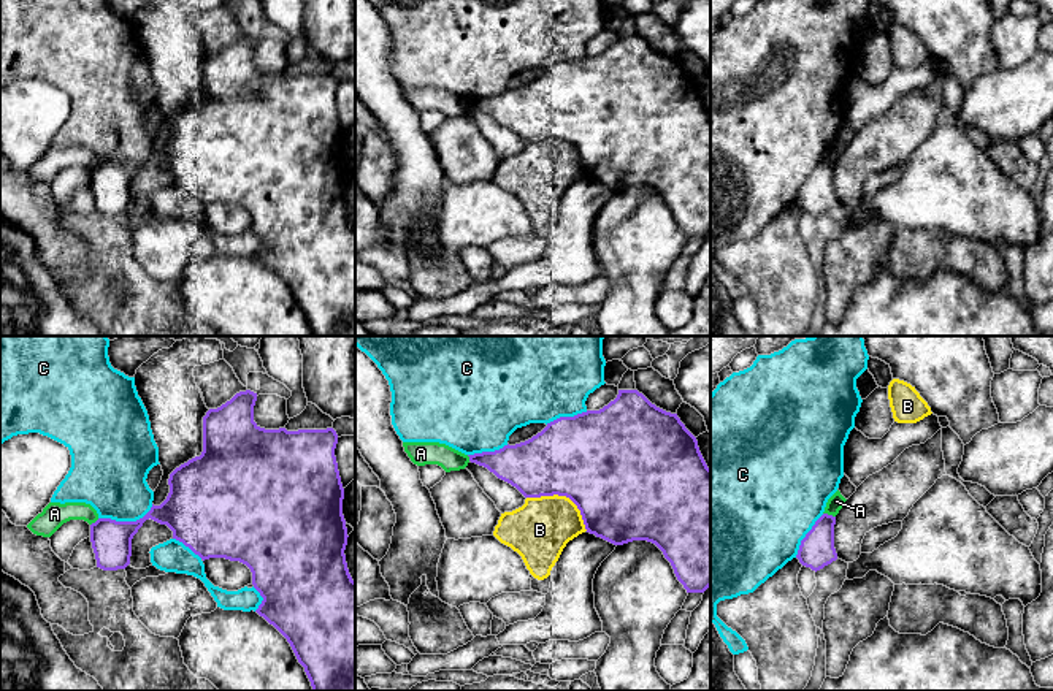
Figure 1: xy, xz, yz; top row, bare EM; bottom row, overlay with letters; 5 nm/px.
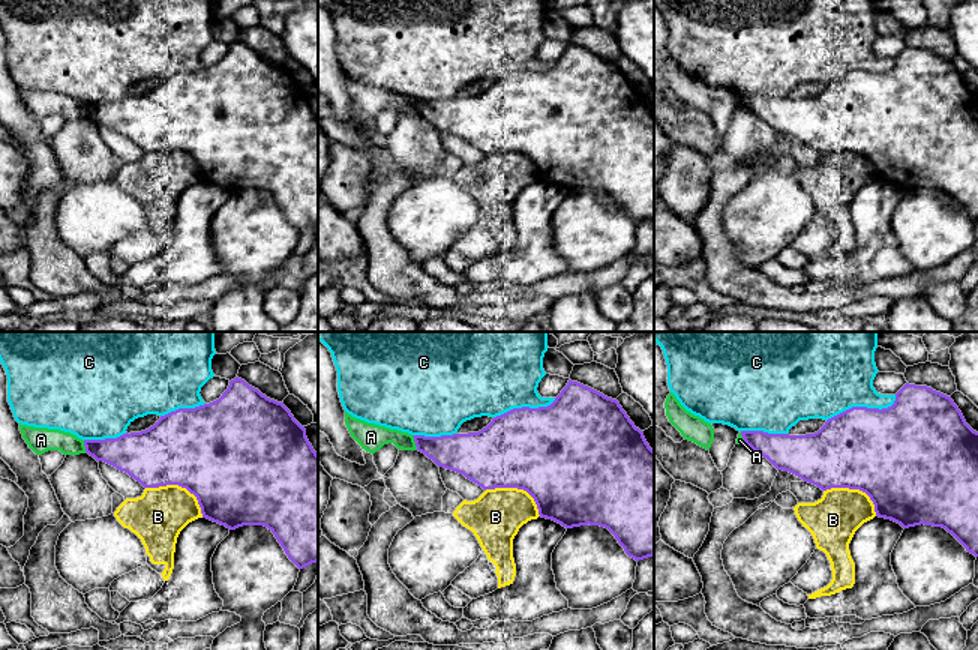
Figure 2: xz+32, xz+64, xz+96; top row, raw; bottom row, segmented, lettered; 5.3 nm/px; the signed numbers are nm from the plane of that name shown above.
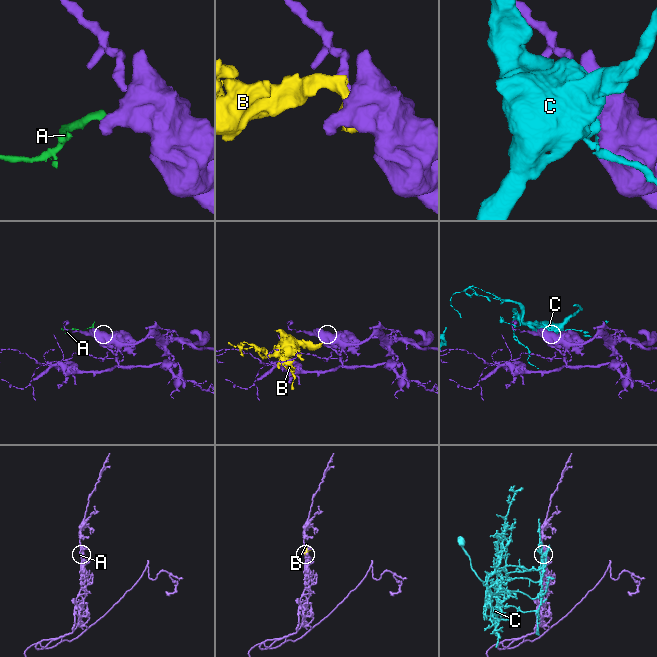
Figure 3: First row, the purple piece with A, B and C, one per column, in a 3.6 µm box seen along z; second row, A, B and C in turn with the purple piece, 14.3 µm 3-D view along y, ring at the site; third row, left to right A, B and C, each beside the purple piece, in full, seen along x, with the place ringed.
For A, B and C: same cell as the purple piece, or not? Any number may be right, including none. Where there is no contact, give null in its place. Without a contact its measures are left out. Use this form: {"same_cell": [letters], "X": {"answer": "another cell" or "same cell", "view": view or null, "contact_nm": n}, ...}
{"same_cell": [], "A": {"answer": "another cell", "view": "yz", "contact_nm": 70}, "B": {"answer": "another cell", "view": "xz", "contact_nm": 360}, "C": {"answer": "another cell", "view": "xy", "contact_nm": 280}}

